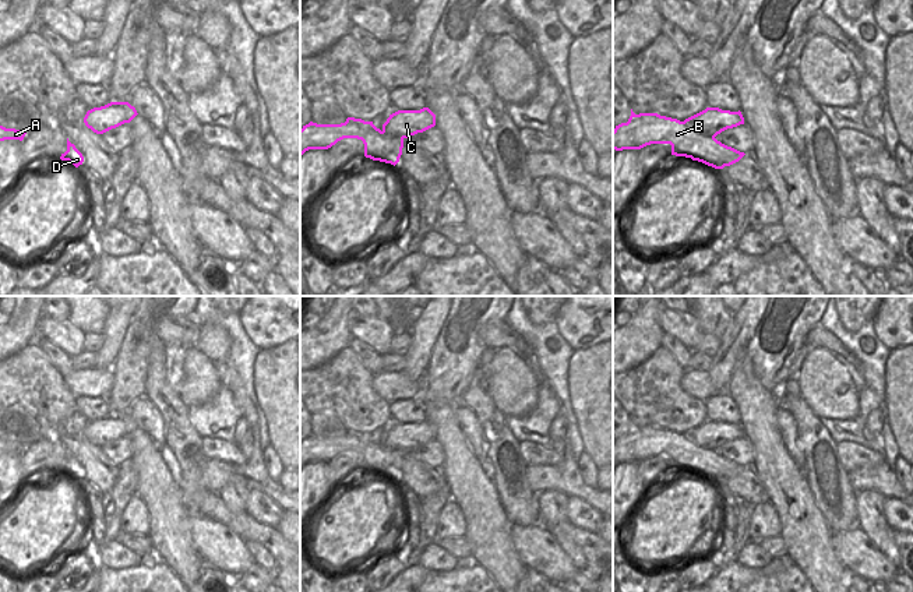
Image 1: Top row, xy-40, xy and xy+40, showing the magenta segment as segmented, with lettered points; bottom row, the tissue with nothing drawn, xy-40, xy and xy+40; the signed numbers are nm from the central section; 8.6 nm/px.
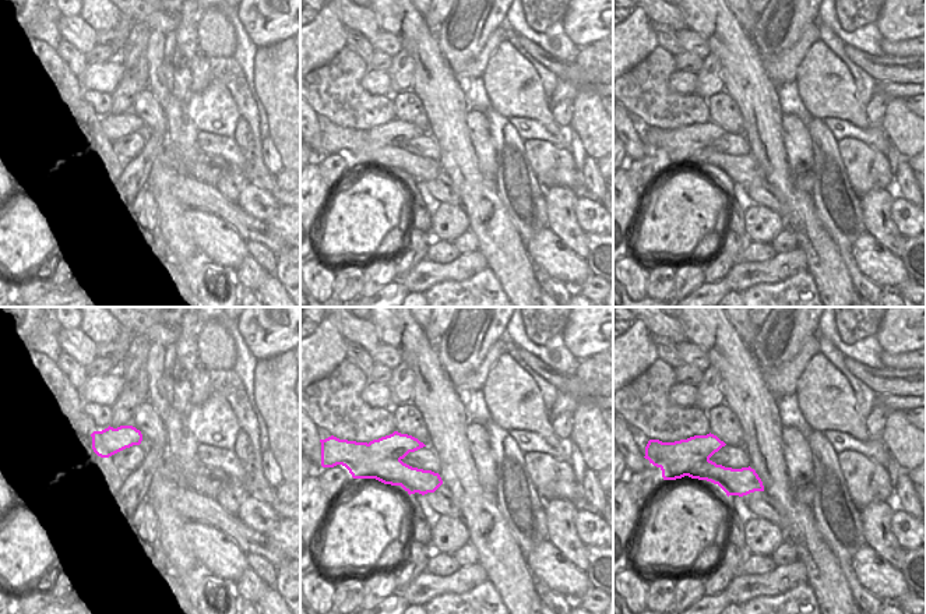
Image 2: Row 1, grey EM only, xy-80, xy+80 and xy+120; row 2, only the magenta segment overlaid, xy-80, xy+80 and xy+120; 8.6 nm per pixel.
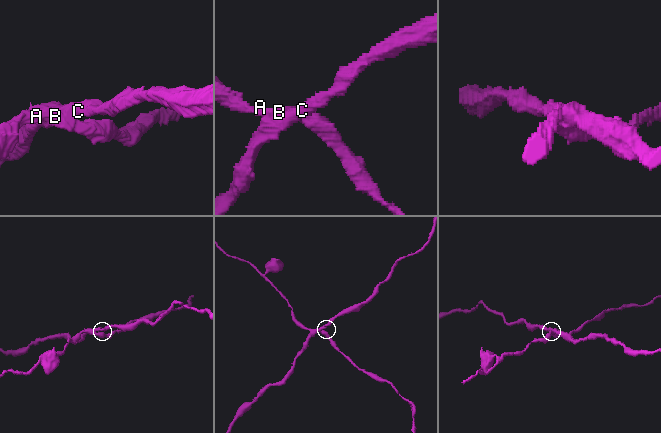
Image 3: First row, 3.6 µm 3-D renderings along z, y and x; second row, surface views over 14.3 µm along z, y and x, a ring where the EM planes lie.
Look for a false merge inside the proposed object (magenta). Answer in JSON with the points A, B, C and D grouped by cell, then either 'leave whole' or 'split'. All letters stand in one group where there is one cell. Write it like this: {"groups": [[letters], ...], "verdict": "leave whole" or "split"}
{"groups": [["A", "B", "D"], ["C"]], "verdict": "split"}

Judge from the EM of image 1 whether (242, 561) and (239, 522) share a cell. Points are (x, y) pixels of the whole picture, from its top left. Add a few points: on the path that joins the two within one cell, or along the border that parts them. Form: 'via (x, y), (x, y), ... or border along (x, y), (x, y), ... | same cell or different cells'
border along (212, 520), (225, 524), (245, 542) | different cells

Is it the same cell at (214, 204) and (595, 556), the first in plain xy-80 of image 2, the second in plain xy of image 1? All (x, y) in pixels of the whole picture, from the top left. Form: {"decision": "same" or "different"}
{"decision": "same"}

